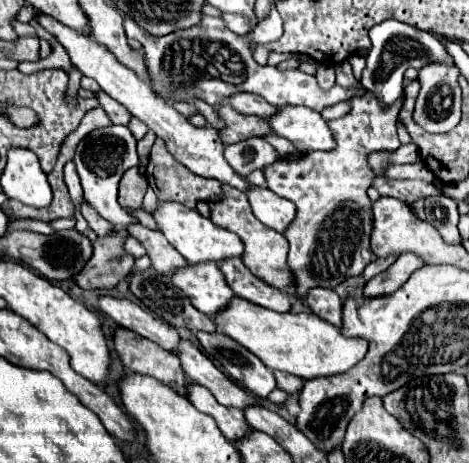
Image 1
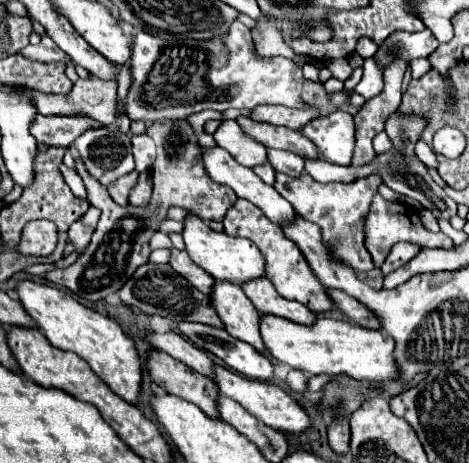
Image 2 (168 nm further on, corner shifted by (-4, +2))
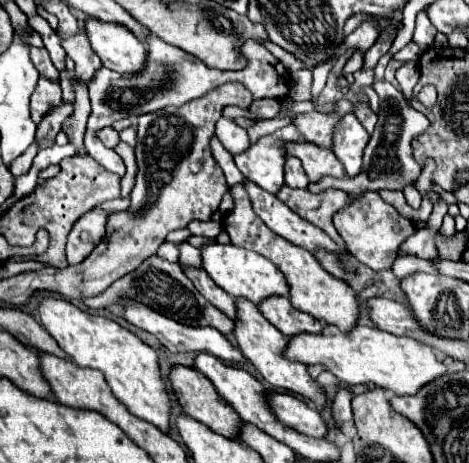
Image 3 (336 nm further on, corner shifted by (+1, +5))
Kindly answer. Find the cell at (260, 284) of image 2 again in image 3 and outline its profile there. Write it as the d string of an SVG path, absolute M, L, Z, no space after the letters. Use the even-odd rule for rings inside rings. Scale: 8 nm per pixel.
M267 298L267 302L263 302L259 310L287 338L293 338L295 334L303 332L319 334L323 330L323 324L319 320L295 310L287 298Z

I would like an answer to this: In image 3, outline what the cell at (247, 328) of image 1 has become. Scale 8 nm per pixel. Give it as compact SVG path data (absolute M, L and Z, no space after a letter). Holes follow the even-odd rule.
M325 324L323 334L301 334L301 336L291 338L285 354L287 354L287 358L301 360L307 366L309 364L323 364L343 384L349 384L349 386L353 386L353 384L375 384L375 386L387 388L387 390L401 394L401 396L417 394L425 384L447 374L447 366L437 360L435 350L431 346L427 346L419 340L413 340L409 336L395 336L395 334L383 332L379 328L369 328L369 326L355 326L351 332L341 332L337 326Z

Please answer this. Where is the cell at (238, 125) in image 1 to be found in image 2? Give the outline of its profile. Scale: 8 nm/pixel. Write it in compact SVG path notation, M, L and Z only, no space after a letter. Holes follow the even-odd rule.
M240 115L240 127L248 137L256 139L264 147L286 149L286 151L292 151L300 157L318 157L320 155L316 151L316 147L312 145L312 141L308 141L300 131L272 125L272 123L256 123L244 115Z

